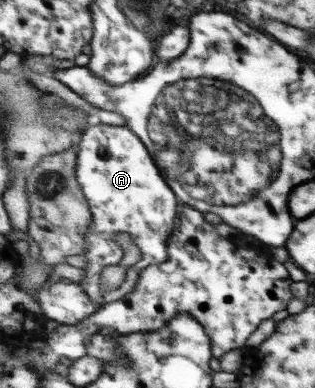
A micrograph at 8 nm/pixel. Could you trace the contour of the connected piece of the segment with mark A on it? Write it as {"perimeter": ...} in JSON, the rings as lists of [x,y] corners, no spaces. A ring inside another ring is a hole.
{"perimeter":[[[101,123],[88,126],[77,146],[77,180],[89,200],[94,220],[93,227],[87,231],[88,250],[82,254],[86,257],[86,268],[80,285],[102,309],[104,305],[120,301],[136,289],[142,271],[168,261],[168,239],[172,237],[177,225],[180,201],[154,156],[128,126]],[[116,233],[128,233],[131,236],[141,259],[126,269],[126,281],[118,291],[104,291],[98,277],[104,268],[120,265],[124,259],[122,247],[115,243]]]}

